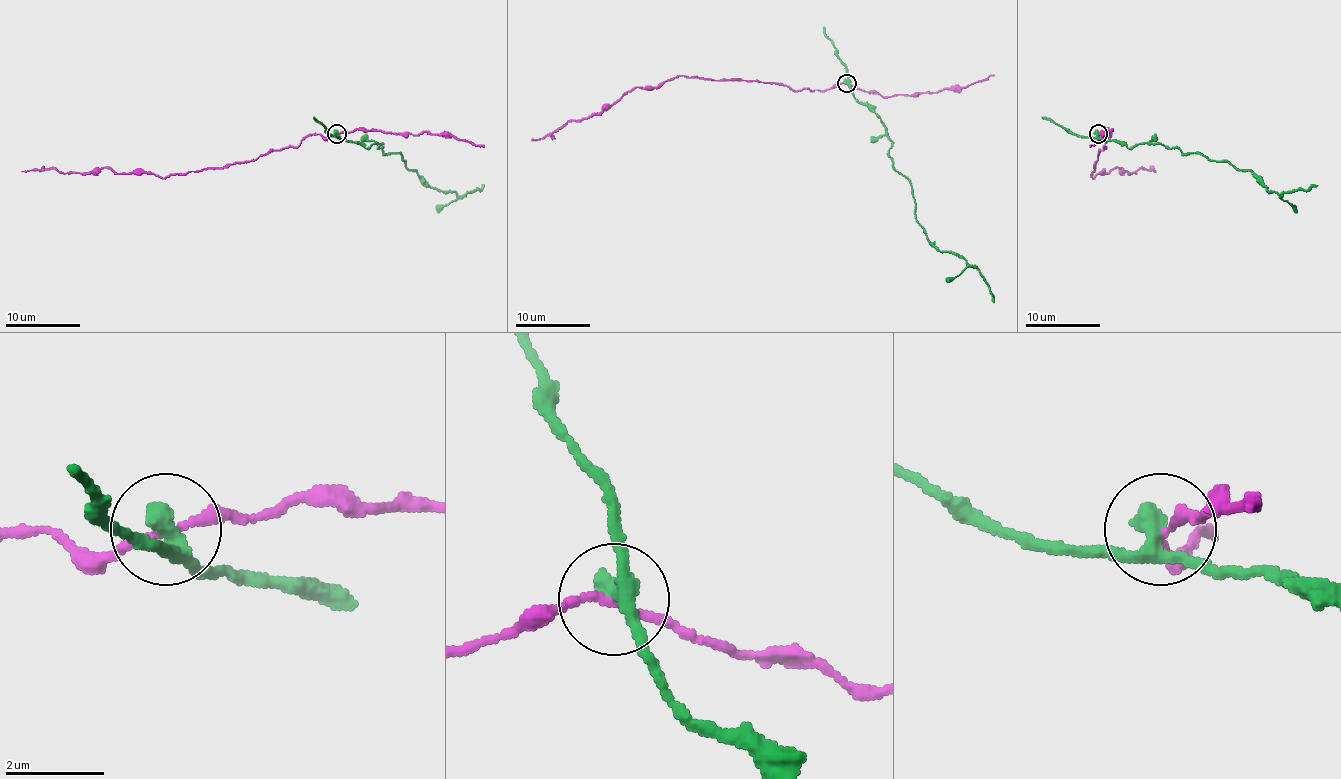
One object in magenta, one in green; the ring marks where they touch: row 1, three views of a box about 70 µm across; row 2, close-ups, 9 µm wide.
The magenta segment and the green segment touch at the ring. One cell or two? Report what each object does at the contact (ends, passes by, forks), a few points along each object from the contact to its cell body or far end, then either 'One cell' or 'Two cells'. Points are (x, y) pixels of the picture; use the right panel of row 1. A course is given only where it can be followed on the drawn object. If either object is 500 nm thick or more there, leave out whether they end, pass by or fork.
At the ring magenta passes by. At the ring green passes by. Course of magenta: (1097, 134), (1101, 138), (1105, 134), (1105, 147), (1090, 175), (1120, 168), (1127, 173), (1141, 168), (1156, 172). Course of green: (1097, 134), (1133, 147), (1157, 143), (1229, 160), (1281, 196), (1317, 185). Two cells

